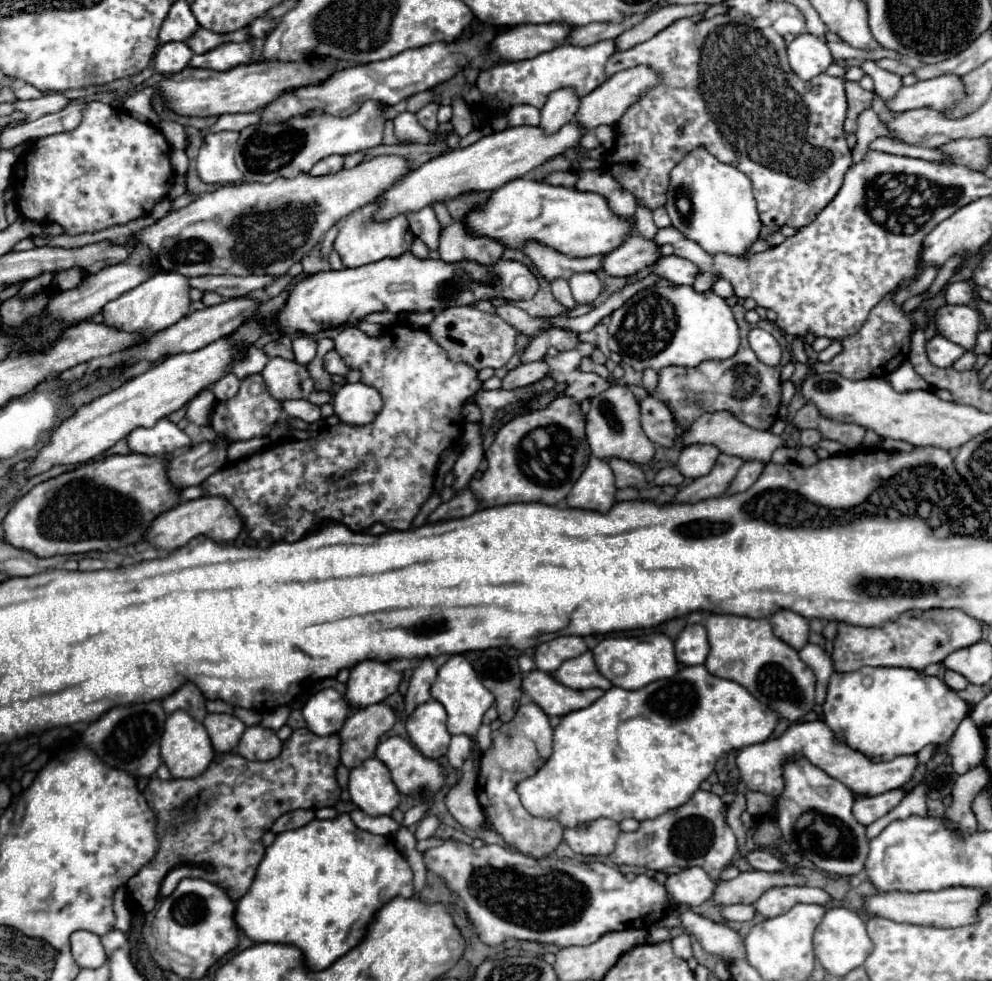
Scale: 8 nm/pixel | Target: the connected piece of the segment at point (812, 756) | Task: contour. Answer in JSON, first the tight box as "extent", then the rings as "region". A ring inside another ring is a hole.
{"extent":[736,721,918,801],"region":[[[804,721],[804,723],[792,723],[782,737],[768,739],[764,743],[748,745],[738,751],[736,755],[736,767],[740,771],[740,779],[750,791],[760,791],[766,795],[772,795],[774,801],[778,801],[784,793],[786,781],[784,781],[784,765],[786,761],[798,761],[808,759],[812,765],[820,767],[826,775],[838,779],[844,783],[854,795],[860,797],[874,797],[892,789],[902,787],[914,773],[918,761],[916,755],[902,755],[892,761],[870,761],[864,753],[850,749],[848,745],[836,741],[834,733],[828,729],[824,721]]]}

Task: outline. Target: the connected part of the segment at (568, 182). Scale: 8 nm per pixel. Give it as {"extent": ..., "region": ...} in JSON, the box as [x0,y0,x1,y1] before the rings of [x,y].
{"extent":[542,171,578,187],"region":[[[552,171],[552,173],[548,173],[542,181],[544,181],[544,183],[550,183],[550,185],[574,187],[576,181],[578,181],[578,175],[576,175],[574,171]]]}

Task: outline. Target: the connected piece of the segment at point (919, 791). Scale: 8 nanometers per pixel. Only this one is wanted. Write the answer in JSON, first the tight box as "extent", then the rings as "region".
{"extent":[866,781,928,839],"region":[[[920,781],[904,799],[902,803],[892,809],[890,813],[886,813],[882,819],[874,821],[872,825],[866,827],[866,833],[870,839],[874,839],[884,827],[888,827],[892,821],[896,819],[908,819],[912,815],[920,815],[920,817],[926,817],[928,815],[928,807],[926,807],[926,785],[925,781]]]}

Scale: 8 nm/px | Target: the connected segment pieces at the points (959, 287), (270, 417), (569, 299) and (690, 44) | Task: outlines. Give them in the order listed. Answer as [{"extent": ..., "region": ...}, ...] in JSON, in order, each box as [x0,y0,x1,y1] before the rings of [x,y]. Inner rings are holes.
[{"extent":[944,281,974,305],"region":[[[966,281],[948,283],[944,293],[946,293],[946,303],[952,303],[952,305],[968,305],[974,299],[974,287]]]},{"extent":[212,375,282,441],"region":[[[250,375],[240,383],[240,391],[232,399],[216,403],[214,415],[212,415],[212,429],[216,431],[218,437],[226,437],[228,441],[246,441],[246,439],[254,439],[254,437],[264,437],[270,431],[270,427],[276,425],[276,421],[280,417],[282,417],[282,405],[278,401],[274,401],[270,397],[270,393],[266,393],[266,385],[260,375]],[[262,393],[264,393],[266,419],[258,421],[254,411],[262,407]]]},{"extent":[552,281,576,311],"region":[[[554,281],[552,283],[552,293],[554,293],[554,297],[568,309],[568,311],[572,311],[574,307],[576,307],[576,303],[574,303],[574,297],[572,297],[572,293],[570,293],[570,287],[568,287],[568,281]]]},{"extent":[604,13,852,229],"region":[[[726,13],[726,15],[716,15],[712,19],[702,19],[698,23],[694,23],[690,17],[686,19],[678,19],[672,25],[668,25],[666,29],[662,29],[662,33],[658,33],[658,37],[652,37],[650,41],[644,41],[642,45],[636,45],[634,49],[628,49],[626,53],[614,53],[608,61],[606,61],[606,77],[612,77],[618,71],[624,69],[632,69],[638,65],[646,65],[650,67],[658,77],[658,85],[652,87],[650,91],[646,91],[646,95],[642,95],[634,105],[630,105],[624,113],[624,119],[620,119],[614,125],[614,133],[616,133],[616,145],[614,149],[608,153],[608,157],[604,159],[604,167],[608,169],[608,173],[622,185],[622,189],[630,191],[638,205],[648,207],[650,211],[664,207],[666,205],[666,191],[670,185],[670,171],[694,149],[704,147],[710,155],[714,155],[718,161],[734,165],[738,171],[742,171],[744,175],[748,175],[748,179],[752,181],[754,187],[754,199],[758,203],[758,213],[760,213],[760,221],[770,227],[770,229],[780,229],[784,225],[788,227],[806,227],[810,225],[816,215],[834,199],[834,195],[838,193],[838,189],[842,187],[842,179],[844,173],[850,169],[852,161],[852,153],[846,145],[846,133],[844,133],[844,119],[846,119],[846,93],[844,93],[844,81],[838,77],[830,77],[828,73],[822,73],[818,77],[814,77],[812,81],[802,81],[796,73],[792,73],[790,65],[788,65],[788,55],[786,55],[786,41],[780,33],[776,33],[774,27],[756,27],[754,23],[750,23],[752,19],[742,17],[738,13]]]}]

